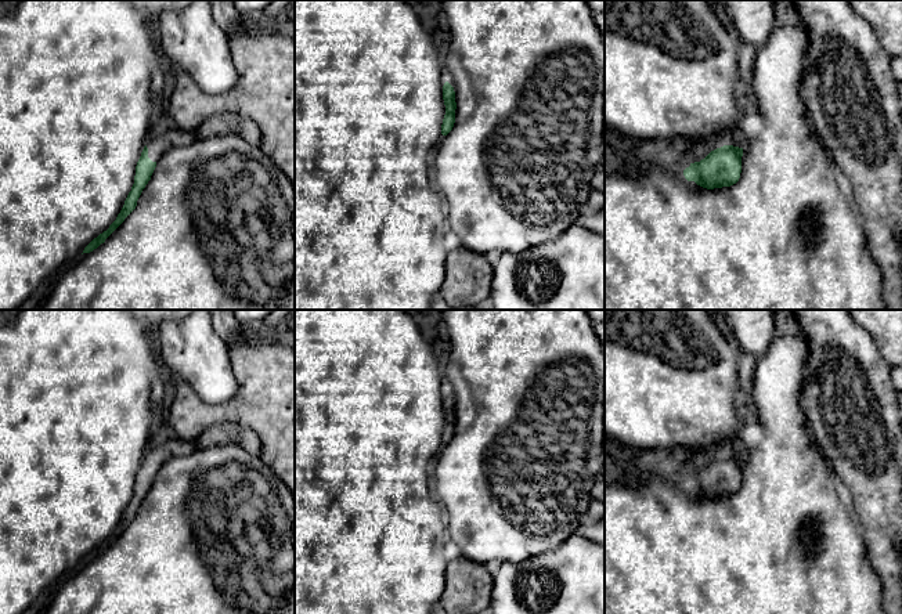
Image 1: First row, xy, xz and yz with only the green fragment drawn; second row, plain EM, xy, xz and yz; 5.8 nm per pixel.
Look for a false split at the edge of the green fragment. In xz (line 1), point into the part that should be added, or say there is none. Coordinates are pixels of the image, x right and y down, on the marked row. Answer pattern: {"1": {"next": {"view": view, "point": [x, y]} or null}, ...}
{"1": {"next": null}}

